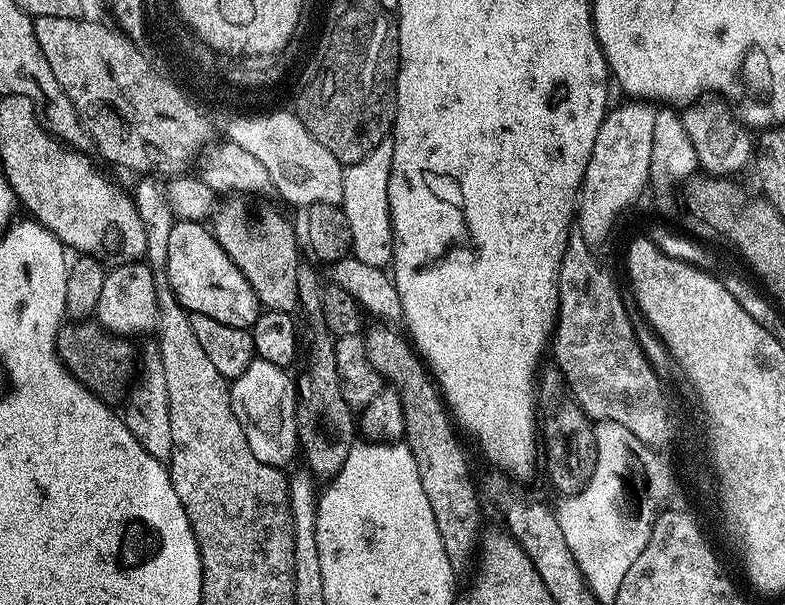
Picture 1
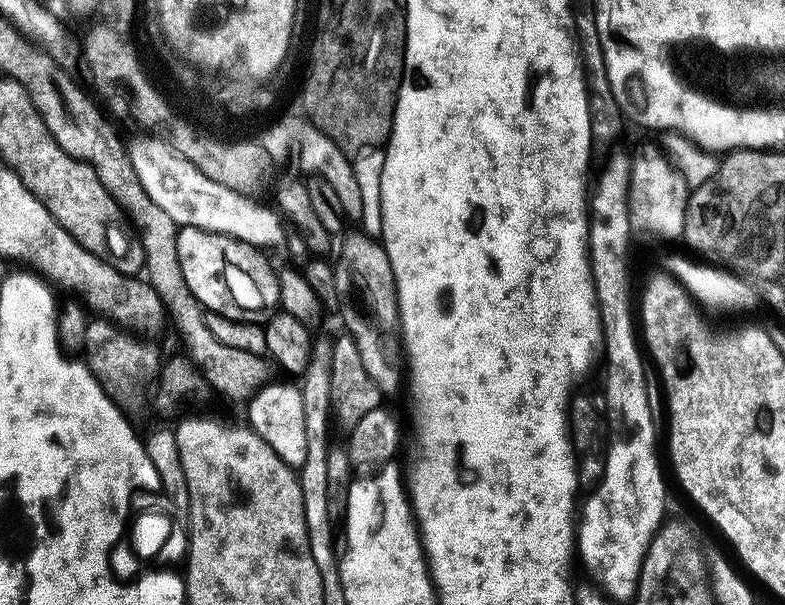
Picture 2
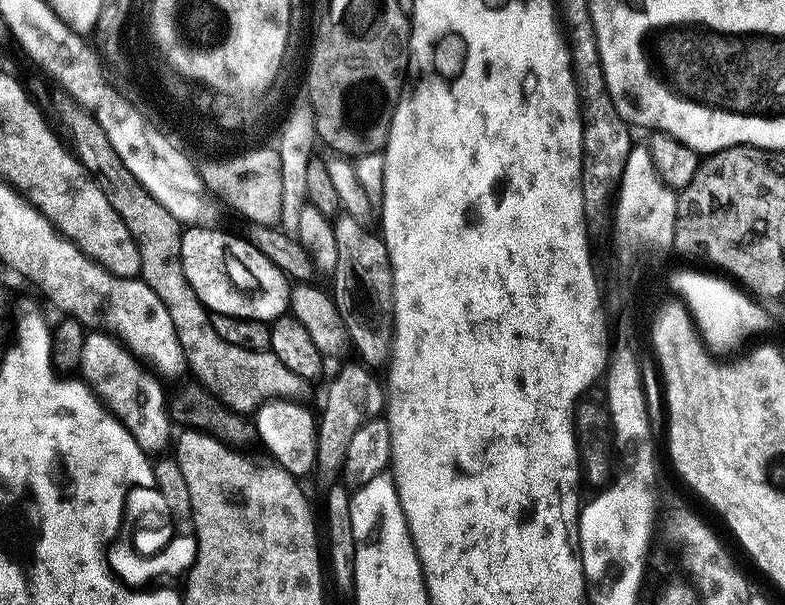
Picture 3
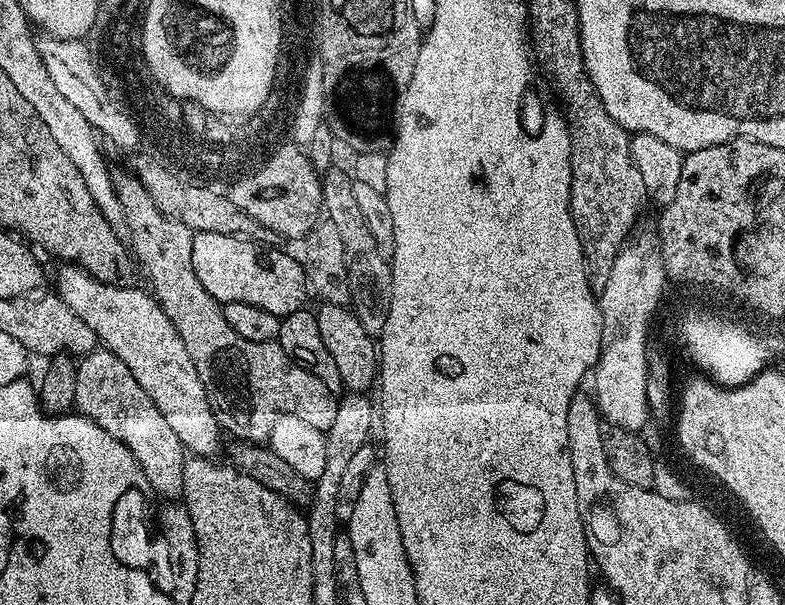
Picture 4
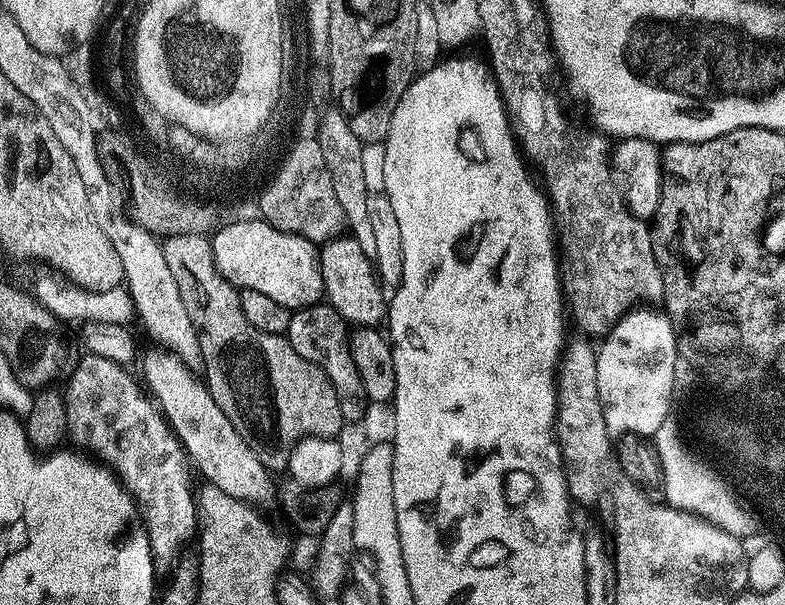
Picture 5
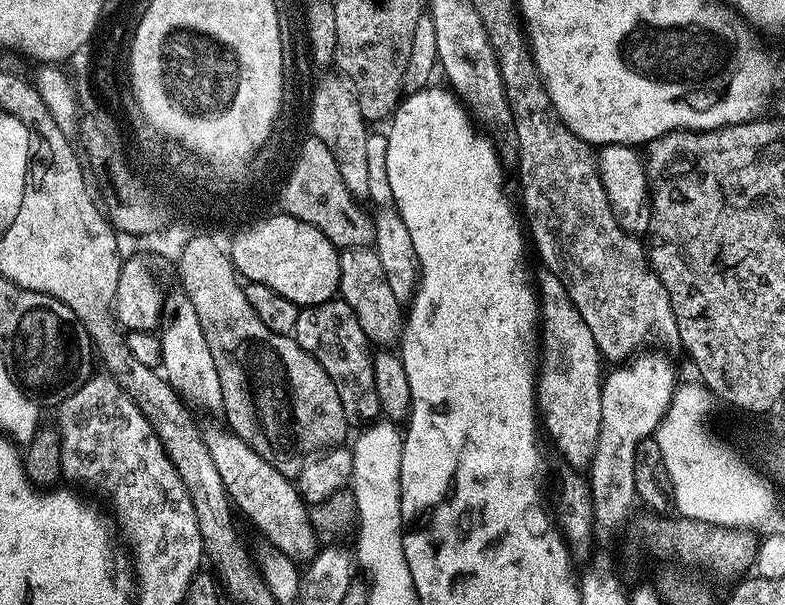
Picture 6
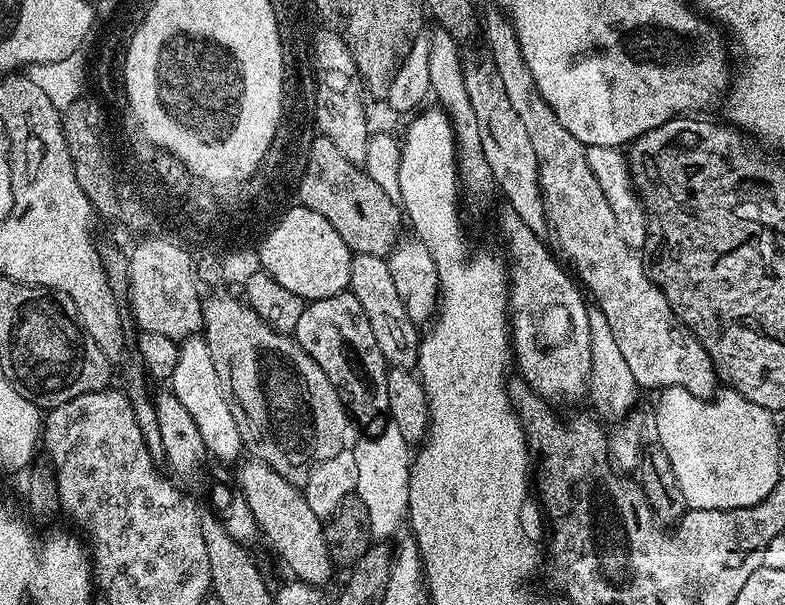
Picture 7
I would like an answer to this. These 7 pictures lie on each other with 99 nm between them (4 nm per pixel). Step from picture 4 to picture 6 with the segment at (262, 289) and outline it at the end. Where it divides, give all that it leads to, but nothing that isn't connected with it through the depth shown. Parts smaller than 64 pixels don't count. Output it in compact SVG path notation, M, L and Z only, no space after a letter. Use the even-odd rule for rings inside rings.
M287 214L268 216L245 227L230 241L232 267L245 281L265 284L298 306L321 304L337 295L339 253L322 232Z

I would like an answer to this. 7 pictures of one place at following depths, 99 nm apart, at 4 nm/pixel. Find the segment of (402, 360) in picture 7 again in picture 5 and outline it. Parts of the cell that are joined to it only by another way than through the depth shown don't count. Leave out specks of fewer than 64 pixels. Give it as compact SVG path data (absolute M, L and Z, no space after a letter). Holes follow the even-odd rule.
M341 234L325 243L318 252L320 274L327 303L352 326L376 326L386 316L386 296L374 273L373 263L351 235Z

